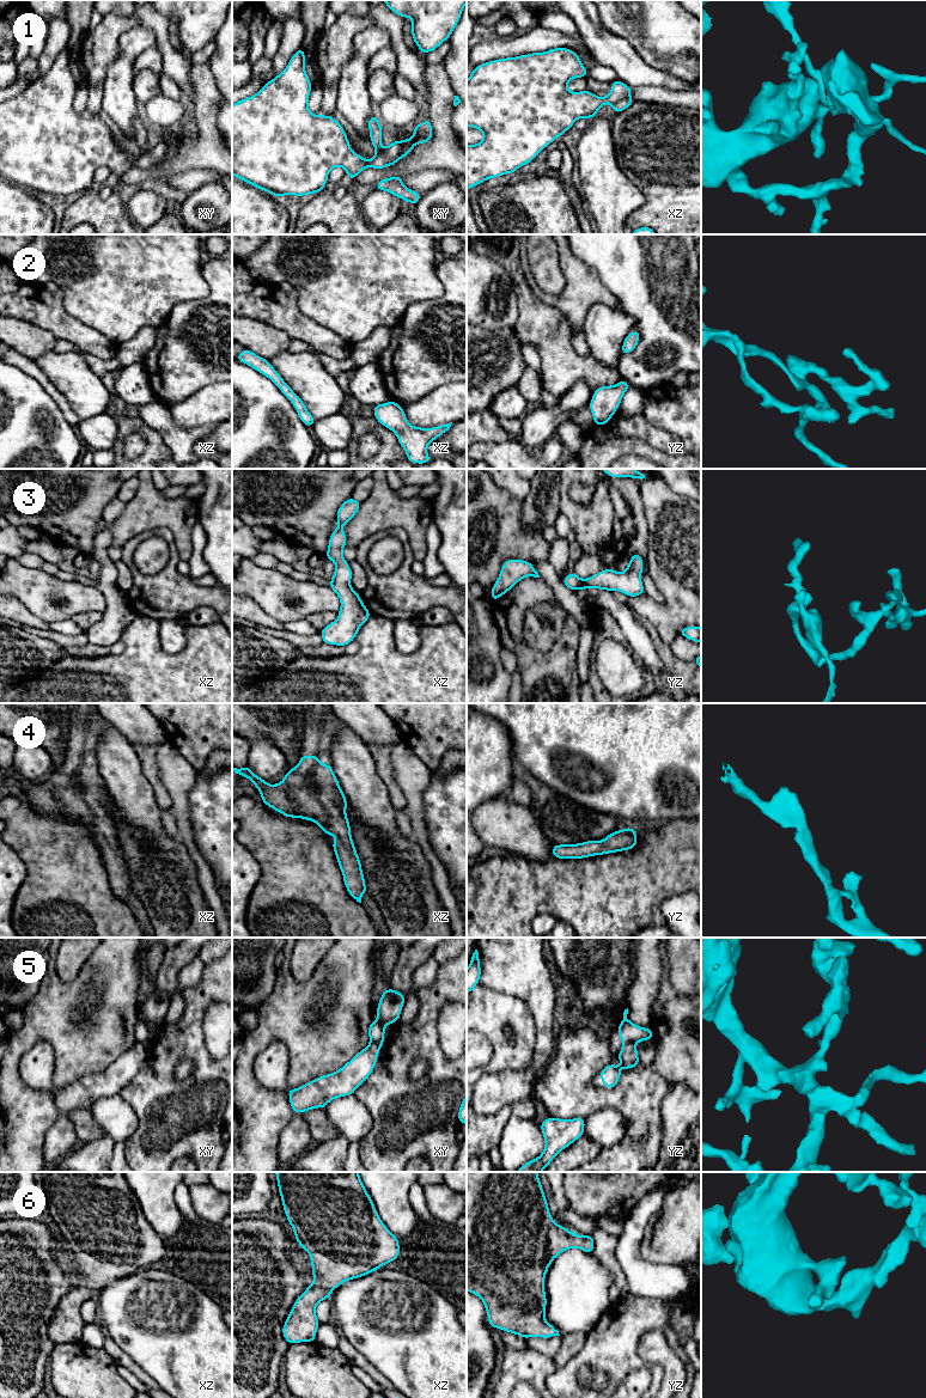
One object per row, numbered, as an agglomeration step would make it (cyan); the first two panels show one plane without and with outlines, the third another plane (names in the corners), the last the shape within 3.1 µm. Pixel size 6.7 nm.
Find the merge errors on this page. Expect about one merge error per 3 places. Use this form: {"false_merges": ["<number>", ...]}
{"false_merges": ["1", "5"]}

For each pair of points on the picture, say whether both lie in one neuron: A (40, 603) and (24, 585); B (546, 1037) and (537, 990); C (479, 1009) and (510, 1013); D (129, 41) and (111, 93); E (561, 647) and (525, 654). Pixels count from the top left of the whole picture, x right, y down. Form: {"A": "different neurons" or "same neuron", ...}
{"A": "same neuron", "B": "same neuron", "C": "same neuron", "D": "same neuron", "E": "same neuron"}

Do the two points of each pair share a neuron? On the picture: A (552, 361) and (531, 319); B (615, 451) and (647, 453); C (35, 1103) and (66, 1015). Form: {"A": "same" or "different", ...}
{"A": "same", "B": "same", "C": "same"}

